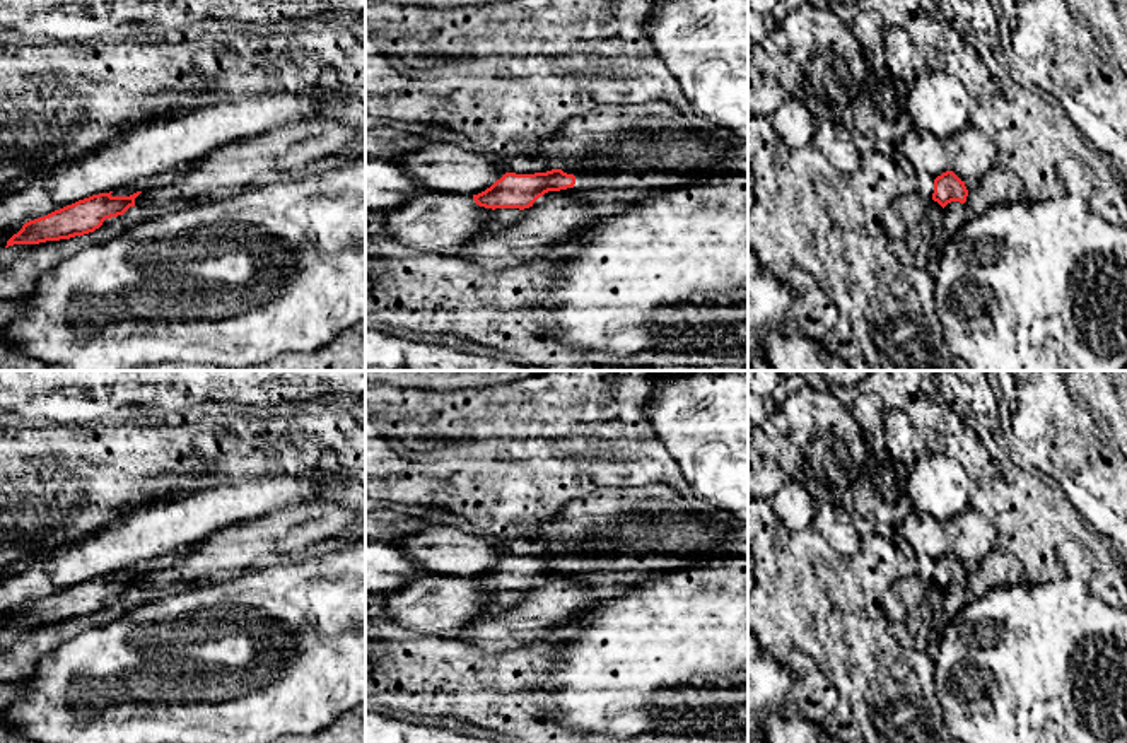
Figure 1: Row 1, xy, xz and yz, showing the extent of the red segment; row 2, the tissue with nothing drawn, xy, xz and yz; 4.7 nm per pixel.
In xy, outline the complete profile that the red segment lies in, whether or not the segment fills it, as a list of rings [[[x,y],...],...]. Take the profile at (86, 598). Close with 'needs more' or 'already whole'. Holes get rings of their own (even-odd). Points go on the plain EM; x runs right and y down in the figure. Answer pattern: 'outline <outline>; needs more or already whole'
outline [[[113,574],[92,577],[44,600],[26,605],[22,611],[7,623],[5,630],[70,622],[94,615],[106,601],[123,598],[130,589],[135,589],[135,581],[142,574],[130,579],[113,579],[111,576]]]; already whole

